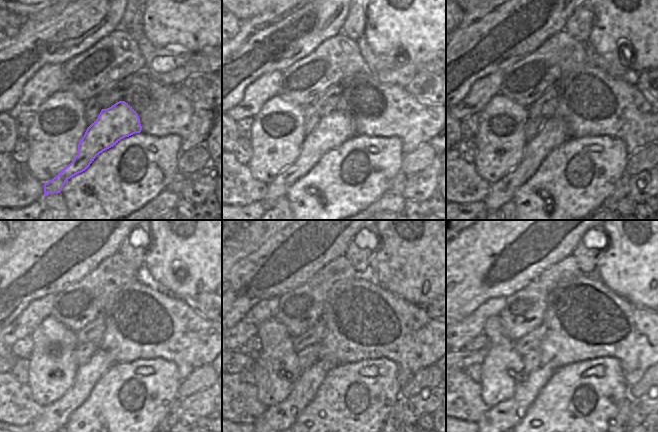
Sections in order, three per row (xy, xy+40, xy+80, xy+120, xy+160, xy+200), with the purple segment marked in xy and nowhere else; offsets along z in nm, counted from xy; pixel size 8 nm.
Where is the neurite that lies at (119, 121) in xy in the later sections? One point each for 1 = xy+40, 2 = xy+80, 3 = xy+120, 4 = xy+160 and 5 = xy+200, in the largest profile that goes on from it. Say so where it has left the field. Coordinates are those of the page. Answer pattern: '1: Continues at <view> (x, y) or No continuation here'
1: Continues at xy+40 (333, 129)
2: Continues at xy+80 (553, 133)
3: Continues at xy+120 (52, 417)
4: Continues at xy+160 (280, 417)
5: Continues at xy+200 (504, 416).

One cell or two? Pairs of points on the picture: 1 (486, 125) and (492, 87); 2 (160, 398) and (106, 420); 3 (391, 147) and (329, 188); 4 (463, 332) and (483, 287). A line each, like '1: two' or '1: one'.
1: two
2: one
3: one
4: two

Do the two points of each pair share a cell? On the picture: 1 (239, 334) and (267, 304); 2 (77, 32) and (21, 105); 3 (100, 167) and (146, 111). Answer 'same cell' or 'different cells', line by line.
1: same cell
2: different cells
3: different cells

